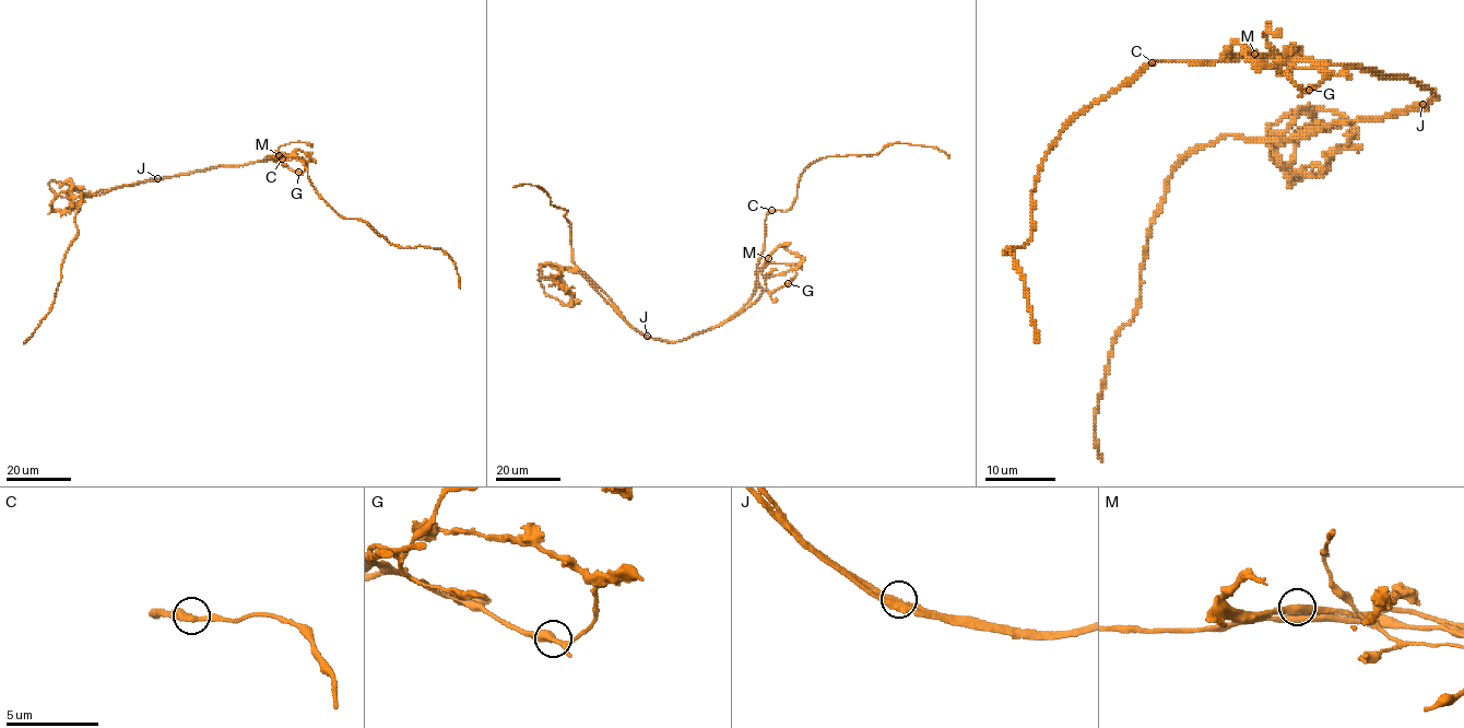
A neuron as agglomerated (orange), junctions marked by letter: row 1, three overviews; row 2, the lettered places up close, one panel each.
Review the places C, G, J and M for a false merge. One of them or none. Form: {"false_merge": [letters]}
{"false_merge": ["J"]}

